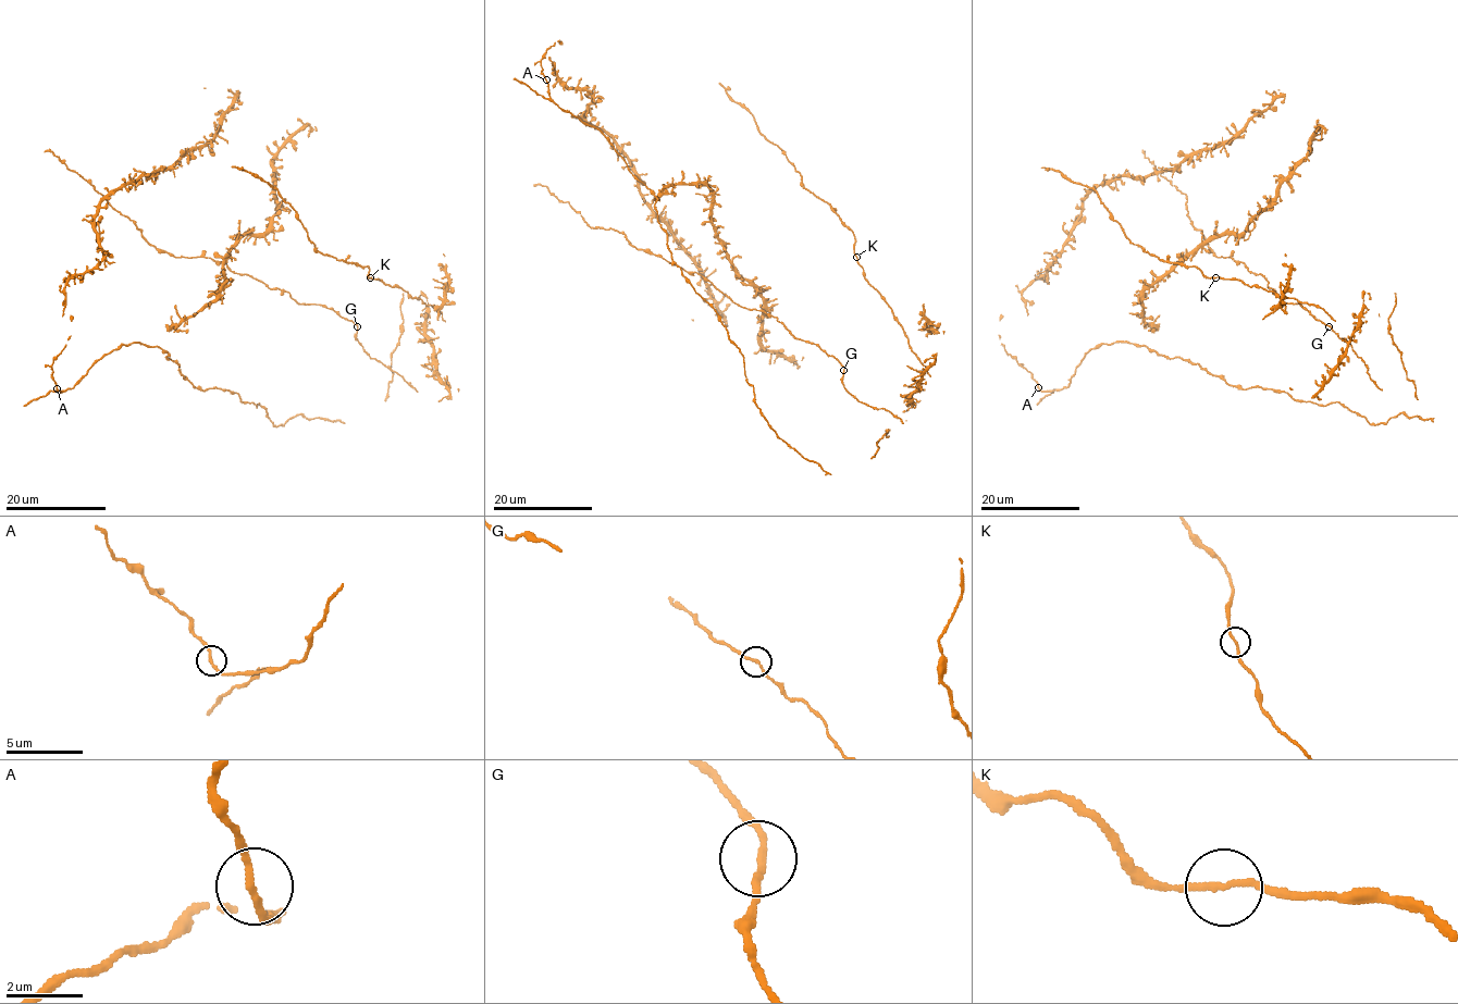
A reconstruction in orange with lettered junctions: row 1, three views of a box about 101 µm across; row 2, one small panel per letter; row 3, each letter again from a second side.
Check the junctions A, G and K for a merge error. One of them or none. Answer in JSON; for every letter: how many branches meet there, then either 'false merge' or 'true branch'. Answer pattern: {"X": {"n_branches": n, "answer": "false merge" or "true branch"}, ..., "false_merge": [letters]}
{"A": {"n_branches": 2, "answer": "true branch"}, "G": {"n_branches": 2, "answer": "true branch"}, "K": {"n_branches": 2, "answer": "true branch"}, "false_merge": []}

